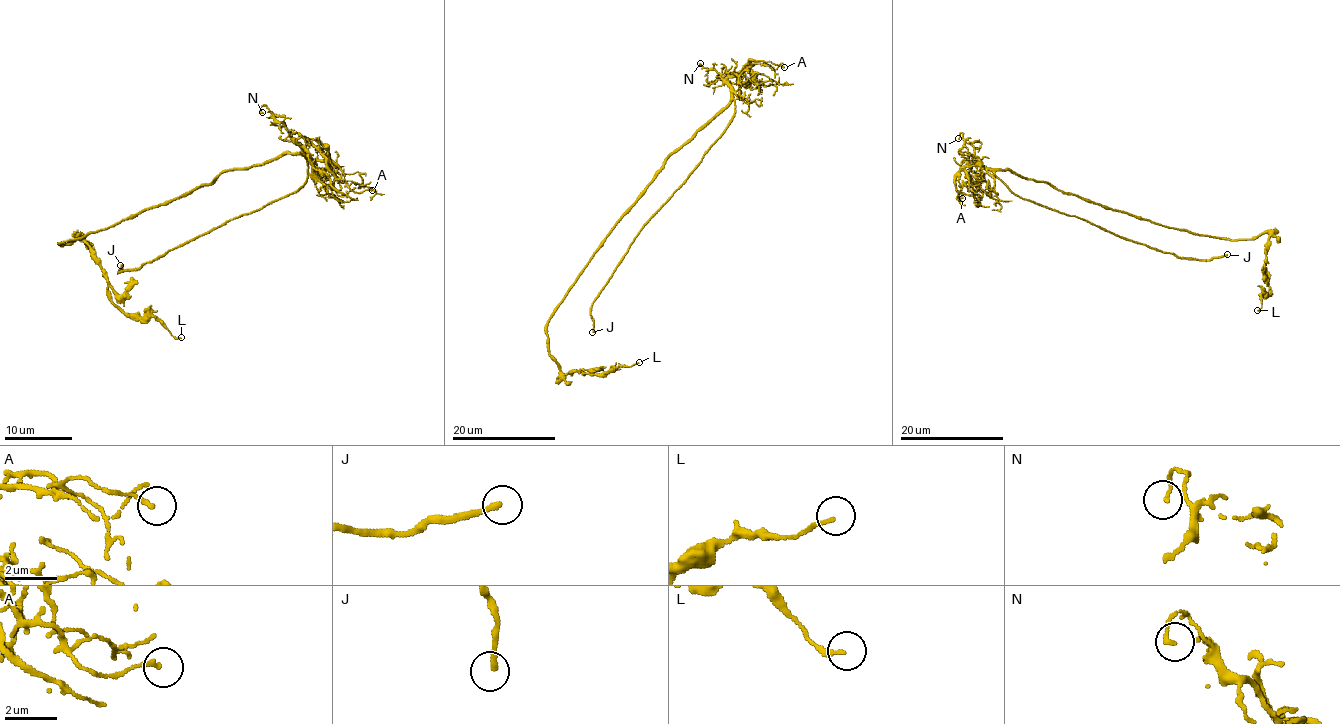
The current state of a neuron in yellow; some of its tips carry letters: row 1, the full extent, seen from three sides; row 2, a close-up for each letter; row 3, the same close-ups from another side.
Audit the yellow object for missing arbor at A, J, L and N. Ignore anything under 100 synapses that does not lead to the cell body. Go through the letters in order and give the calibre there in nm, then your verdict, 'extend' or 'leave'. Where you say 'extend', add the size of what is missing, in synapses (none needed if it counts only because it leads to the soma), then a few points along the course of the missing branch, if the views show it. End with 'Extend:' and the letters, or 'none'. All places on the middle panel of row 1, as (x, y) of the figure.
A: calibre 110 nm; leave
J: calibre 200 nm; extend; course (592, 332), (592, 343), (599, 357), (599, 395), (573, 417), (562, 421)
L: calibre 150 nm; leave
N: calibre 150 nm; leave
Extend: J

